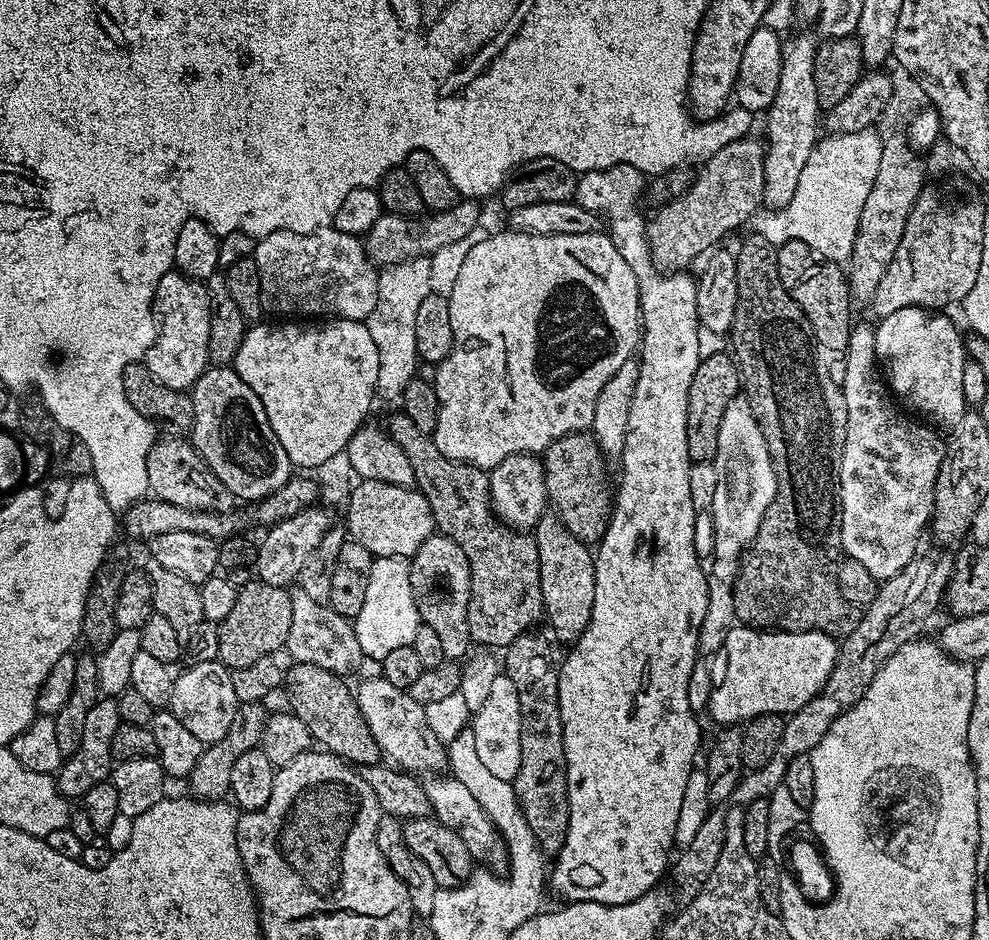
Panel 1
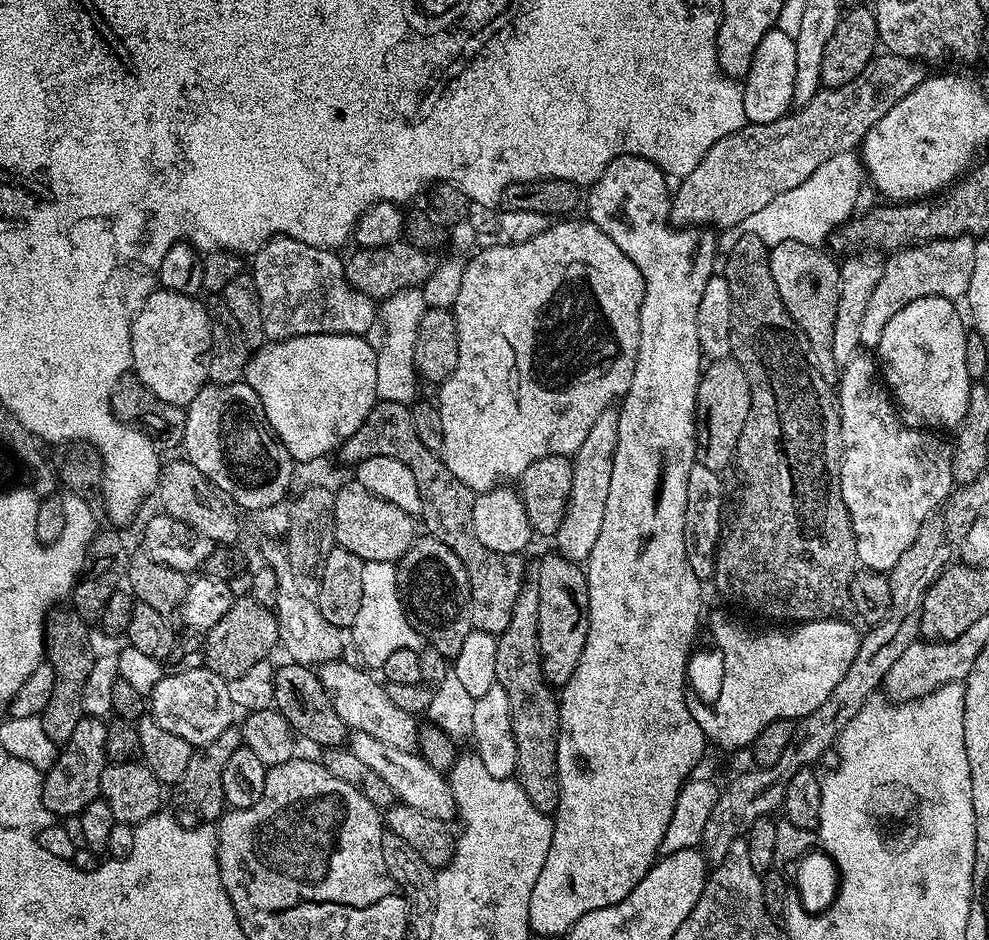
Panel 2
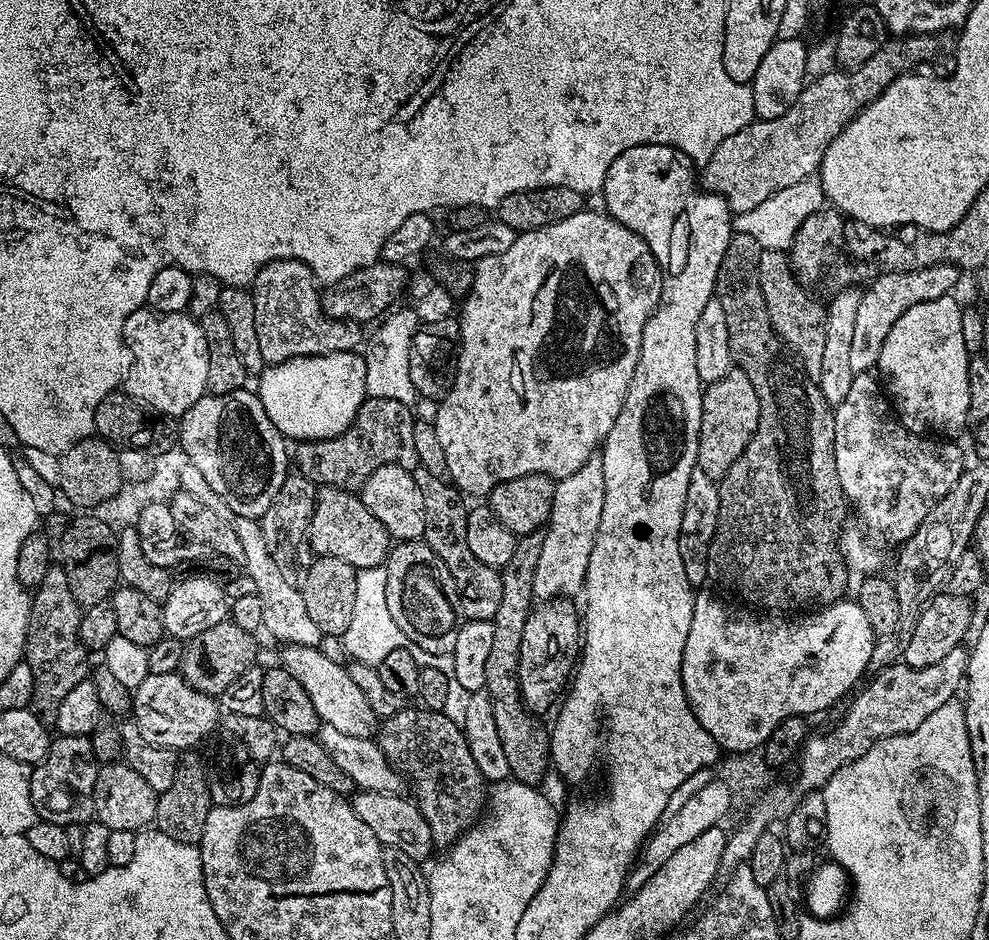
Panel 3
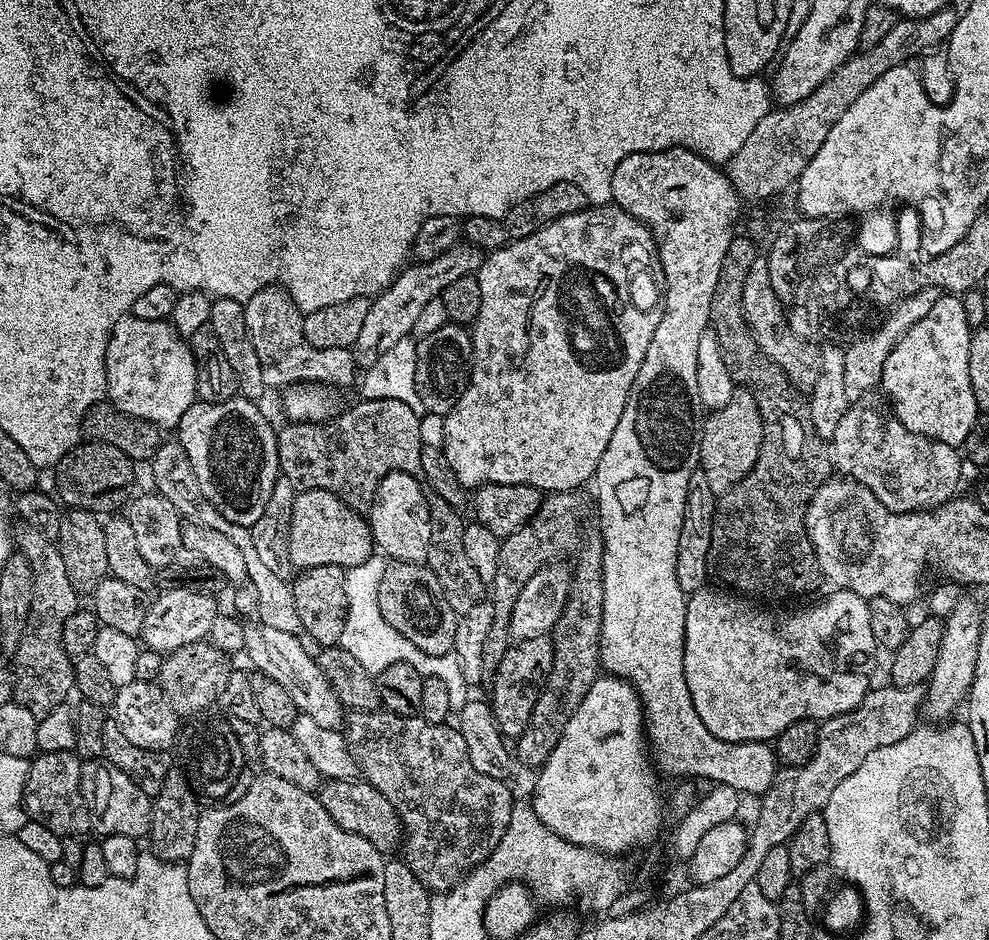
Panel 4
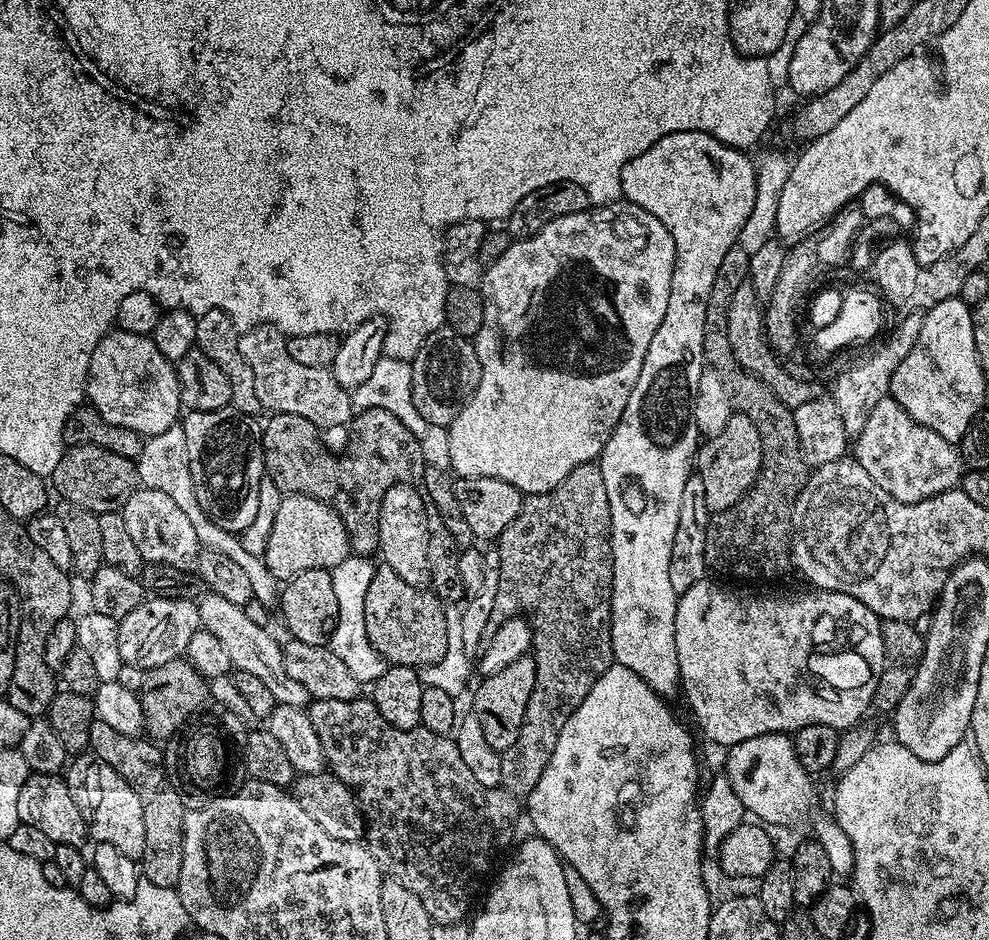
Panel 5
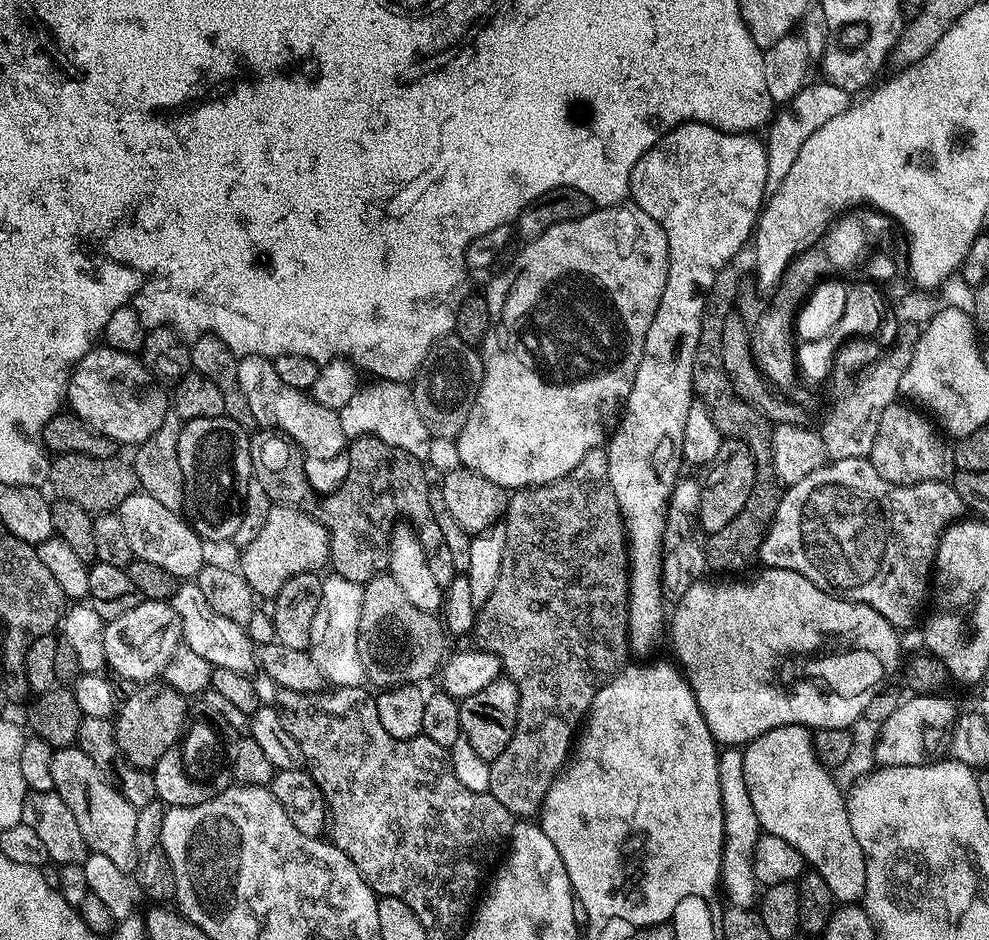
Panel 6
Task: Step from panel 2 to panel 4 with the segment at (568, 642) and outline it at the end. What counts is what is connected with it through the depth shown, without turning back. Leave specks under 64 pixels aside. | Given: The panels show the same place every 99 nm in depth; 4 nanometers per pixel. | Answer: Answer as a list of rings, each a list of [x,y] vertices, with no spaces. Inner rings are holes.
[[[547,635],[517,640],[504,651],[504,657],[494,669],[493,676],[496,677],[492,680],[492,696],[490,695],[492,713],[504,737],[517,738],[527,729],[531,711],[538,702],[547,675],[550,674],[552,662],[554,646]]]

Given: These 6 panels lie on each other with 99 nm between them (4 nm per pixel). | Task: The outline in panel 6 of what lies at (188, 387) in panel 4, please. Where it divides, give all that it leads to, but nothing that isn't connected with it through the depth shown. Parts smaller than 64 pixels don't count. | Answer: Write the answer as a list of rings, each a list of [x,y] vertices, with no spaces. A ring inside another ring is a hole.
[[[93,346],[72,370],[68,379],[67,407],[95,432],[106,434],[117,445],[138,446],[158,426],[170,411],[170,396],[163,392],[161,381],[140,359],[139,355],[114,350],[107,346]]]

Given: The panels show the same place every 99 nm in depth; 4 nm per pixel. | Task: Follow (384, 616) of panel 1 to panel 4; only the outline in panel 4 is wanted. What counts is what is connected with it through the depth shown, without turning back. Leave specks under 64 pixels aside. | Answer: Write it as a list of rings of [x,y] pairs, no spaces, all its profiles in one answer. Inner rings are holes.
[[[373,554],[370,558],[366,558],[366,562],[345,571],[348,613],[346,626],[342,626],[339,647],[350,650],[351,656],[373,674],[386,670],[386,666],[394,662],[410,662],[410,666],[414,666],[414,670],[418,670],[420,676],[442,678],[456,704],[460,705],[460,700],[466,703],[470,699],[470,685],[462,678],[462,670],[458,670],[458,658],[451,654],[431,656],[418,650],[418,646],[414,646],[410,638],[402,638],[402,634],[398,634],[398,630],[394,630],[394,626],[390,626],[390,622],[382,618],[382,610],[378,610],[378,582],[382,582],[385,563],[383,555]]]

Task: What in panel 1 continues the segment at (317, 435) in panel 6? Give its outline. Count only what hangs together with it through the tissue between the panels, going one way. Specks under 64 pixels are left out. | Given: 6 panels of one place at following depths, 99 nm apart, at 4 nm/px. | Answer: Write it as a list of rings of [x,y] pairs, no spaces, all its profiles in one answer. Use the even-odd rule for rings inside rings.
[[[325,226],[310,234],[298,234],[290,230],[271,232],[257,239],[254,259],[260,279],[260,299],[271,311],[273,308],[281,312],[284,315],[281,317],[367,321],[378,302],[380,272],[368,257],[365,241],[361,237],[339,232],[337,228]]]

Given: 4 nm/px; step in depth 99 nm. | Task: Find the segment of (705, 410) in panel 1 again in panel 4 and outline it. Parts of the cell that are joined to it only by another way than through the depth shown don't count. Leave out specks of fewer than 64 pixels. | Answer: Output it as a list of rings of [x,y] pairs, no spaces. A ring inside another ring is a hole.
[[[747,390],[733,391],[726,406],[711,409],[703,417],[700,430],[700,462],[698,470],[706,474],[706,483],[718,498],[750,474],[762,449],[763,422],[758,402]]]

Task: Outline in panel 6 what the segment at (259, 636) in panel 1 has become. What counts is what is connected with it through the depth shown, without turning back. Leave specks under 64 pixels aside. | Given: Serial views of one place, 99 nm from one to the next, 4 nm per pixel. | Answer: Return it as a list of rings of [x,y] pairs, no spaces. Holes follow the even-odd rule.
[[[144,682],[137,688],[140,689],[130,693],[125,700],[123,697],[115,713],[116,737],[131,764],[151,770],[156,767],[156,761],[162,758],[162,754],[166,754],[166,750],[181,739],[186,728],[184,715],[188,712],[189,701],[174,686],[163,682]]]

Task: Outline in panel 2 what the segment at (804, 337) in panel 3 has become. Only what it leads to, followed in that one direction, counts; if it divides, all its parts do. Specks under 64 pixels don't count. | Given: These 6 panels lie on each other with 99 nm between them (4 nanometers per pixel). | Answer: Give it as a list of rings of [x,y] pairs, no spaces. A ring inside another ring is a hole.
[[[787,240],[771,245],[768,261],[770,262],[770,274],[774,274],[774,286],[778,286],[778,294],[786,306],[789,318],[800,327],[802,334],[806,334],[813,353],[824,352],[824,354],[828,354],[831,353],[834,342],[834,314],[838,314],[840,264],[837,261],[832,261],[826,253],[820,251],[824,250],[821,250],[817,245]]]

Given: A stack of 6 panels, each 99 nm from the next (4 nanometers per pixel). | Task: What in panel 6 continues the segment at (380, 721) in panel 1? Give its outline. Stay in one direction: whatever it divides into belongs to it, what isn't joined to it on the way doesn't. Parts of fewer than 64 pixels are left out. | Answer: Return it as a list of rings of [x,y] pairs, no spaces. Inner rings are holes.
[[[184,582],[176,589],[176,595],[172,597],[171,606],[180,619],[180,634],[183,643],[194,654],[206,658],[213,668],[225,668],[226,670],[238,670],[245,674],[252,674],[258,668],[258,652],[251,638],[245,632],[245,625],[230,622],[230,618],[224,618],[206,602],[206,594],[198,590],[195,582]]]

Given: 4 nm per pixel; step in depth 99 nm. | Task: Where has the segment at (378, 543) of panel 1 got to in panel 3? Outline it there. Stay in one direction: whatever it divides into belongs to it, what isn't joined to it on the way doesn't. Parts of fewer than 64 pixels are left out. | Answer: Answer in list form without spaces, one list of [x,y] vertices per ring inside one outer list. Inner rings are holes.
[[[321,487],[316,494],[316,505],[308,527],[308,545],[316,556],[342,558],[357,570],[378,568],[388,558],[390,537],[386,526],[366,510],[355,491]]]

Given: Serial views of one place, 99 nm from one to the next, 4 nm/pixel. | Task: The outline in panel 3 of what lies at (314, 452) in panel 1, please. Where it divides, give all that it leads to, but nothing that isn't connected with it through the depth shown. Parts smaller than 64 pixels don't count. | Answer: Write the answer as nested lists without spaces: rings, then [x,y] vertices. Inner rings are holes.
[[[359,351],[331,352],[321,356],[295,356],[281,364],[270,364],[259,373],[258,395],[270,422],[292,442],[311,442],[334,438],[342,434],[355,420],[355,416],[368,396],[366,390],[366,362]]]

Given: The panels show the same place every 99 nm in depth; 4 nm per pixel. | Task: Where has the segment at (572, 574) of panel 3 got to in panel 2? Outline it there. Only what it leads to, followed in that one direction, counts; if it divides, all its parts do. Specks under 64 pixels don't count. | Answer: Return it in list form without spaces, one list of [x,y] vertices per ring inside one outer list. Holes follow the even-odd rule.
[[[615,407],[598,414],[598,422],[590,426],[590,434],[586,434],[582,446],[578,446],[575,456],[571,457],[572,485],[554,543],[555,551],[573,562],[587,561],[590,550],[594,550],[594,541],[602,530],[602,518],[606,518],[606,497],[610,494],[610,474],[614,470],[619,417],[620,413]]]

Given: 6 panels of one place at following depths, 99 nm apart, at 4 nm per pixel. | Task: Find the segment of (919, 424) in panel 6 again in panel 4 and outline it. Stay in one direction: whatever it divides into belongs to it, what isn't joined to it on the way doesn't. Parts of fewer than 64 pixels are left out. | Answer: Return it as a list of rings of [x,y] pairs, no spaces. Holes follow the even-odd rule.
[[[869,394],[857,399],[846,410],[842,422],[838,422],[838,430],[830,441],[835,467],[839,471],[841,468],[845,477],[857,480],[870,489],[874,498],[878,498],[878,502],[891,512],[923,512],[953,499],[957,495],[956,487],[960,484],[961,453],[942,442],[914,434],[914,430],[906,430],[906,426],[902,426],[900,419],[892,413],[891,407],[877,396]]]

